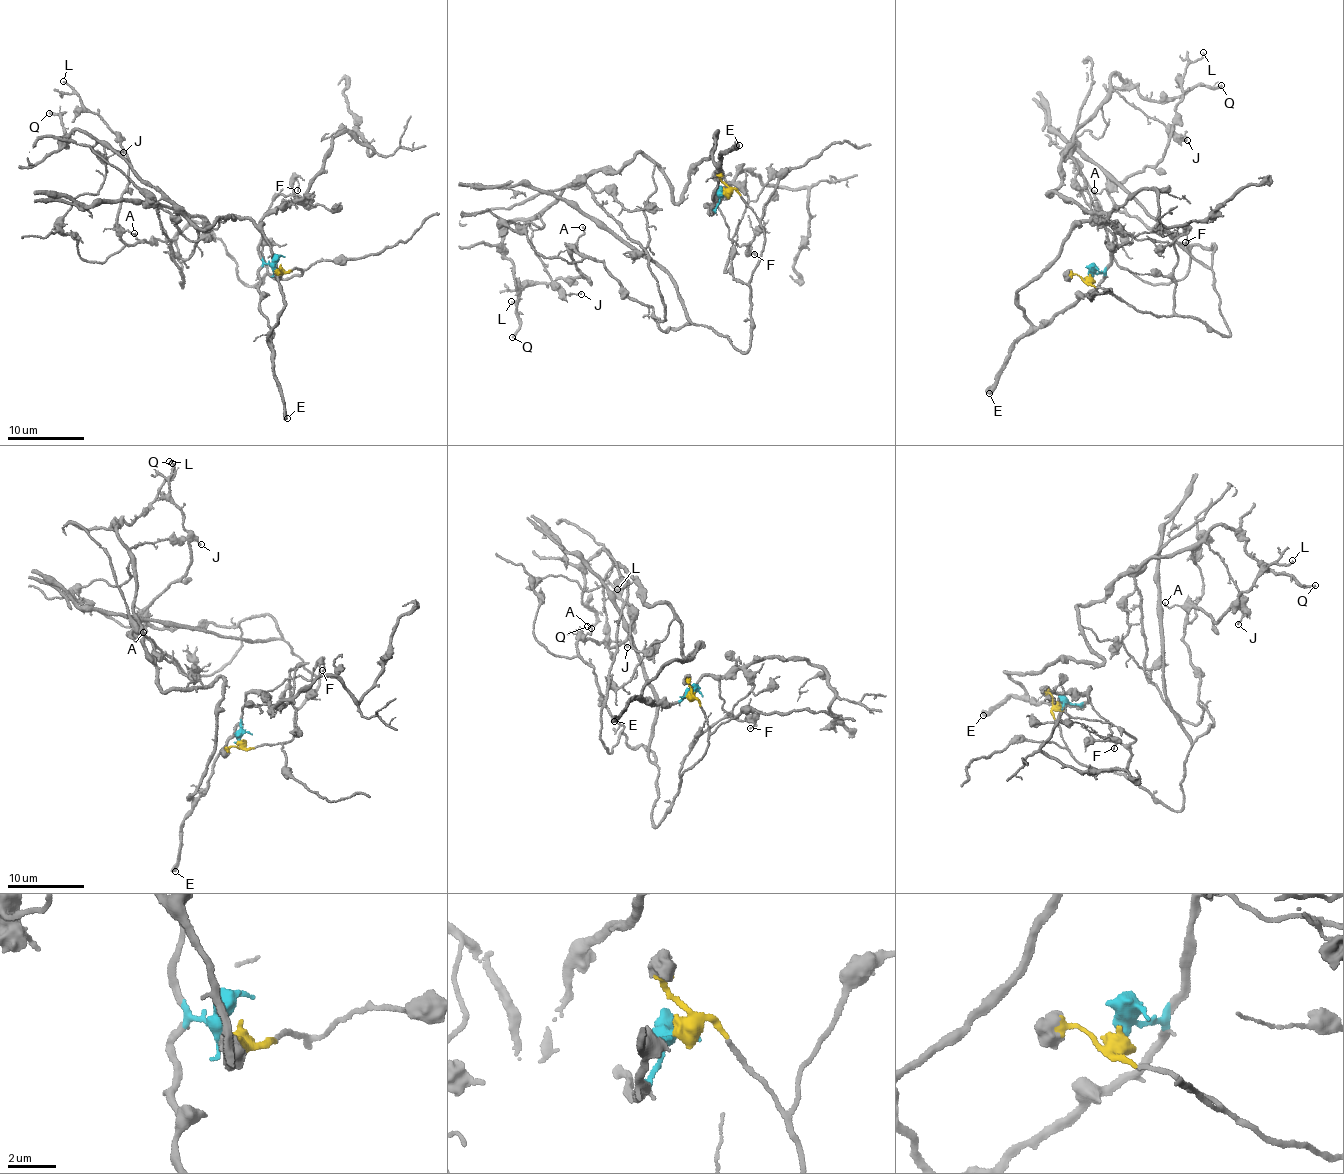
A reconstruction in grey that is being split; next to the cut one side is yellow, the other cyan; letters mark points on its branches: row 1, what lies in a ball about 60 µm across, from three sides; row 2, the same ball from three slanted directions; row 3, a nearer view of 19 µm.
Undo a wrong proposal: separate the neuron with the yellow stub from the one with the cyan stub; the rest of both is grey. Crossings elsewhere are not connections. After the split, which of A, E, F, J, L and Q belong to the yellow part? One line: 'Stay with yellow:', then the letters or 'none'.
Stay with yellow: A, L

